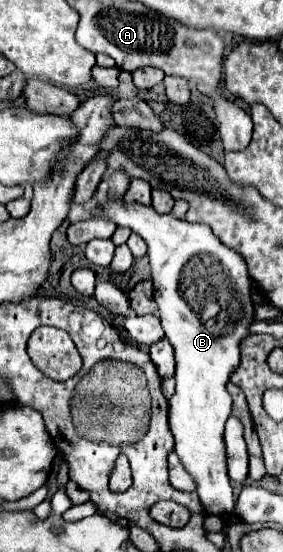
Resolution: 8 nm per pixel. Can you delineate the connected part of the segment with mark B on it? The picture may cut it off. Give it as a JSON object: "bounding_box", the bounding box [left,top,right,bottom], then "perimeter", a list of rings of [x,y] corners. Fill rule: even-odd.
{"bounding_box":[97,200,255,516],"perimeter":[[[119,200],[107,204],[107,208],[97,206],[97,216],[107,216],[115,220],[117,226],[131,228],[147,242],[159,318],[165,338],[175,350],[177,390],[169,398],[169,426],[175,434],[175,452],[183,468],[195,480],[195,492],[205,512],[225,516],[235,506],[223,442],[223,426],[231,414],[231,396],[225,386],[239,366],[241,342],[249,336],[249,326],[255,320],[251,300],[253,280],[247,272],[247,264],[243,256],[227,248],[207,224],[191,224],[173,214],[157,214],[151,206]],[[209,300],[219,304],[219,312],[205,320],[201,312]]]}

